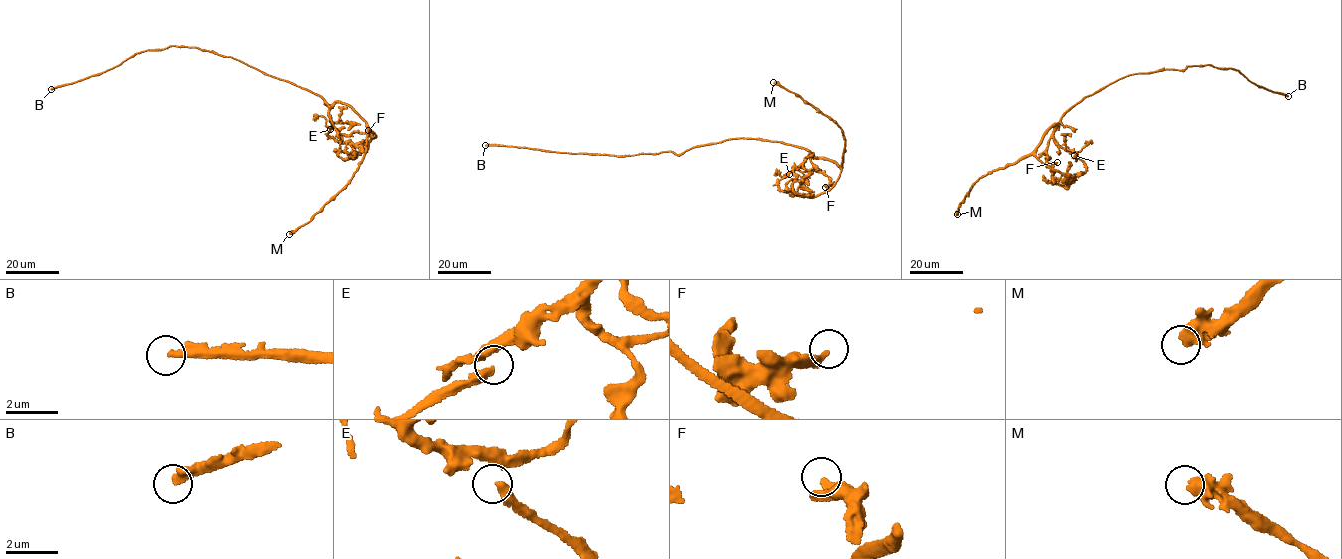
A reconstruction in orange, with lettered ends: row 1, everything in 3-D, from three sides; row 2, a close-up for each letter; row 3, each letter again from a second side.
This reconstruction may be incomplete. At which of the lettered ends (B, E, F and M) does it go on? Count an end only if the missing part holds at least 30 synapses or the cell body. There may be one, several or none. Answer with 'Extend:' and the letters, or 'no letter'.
Extend: E

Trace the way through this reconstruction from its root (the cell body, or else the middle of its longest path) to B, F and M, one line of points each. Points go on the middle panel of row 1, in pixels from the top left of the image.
B: (751, 139), (731, 138), (700, 145), (678, 154), (664, 151), (623, 156), (485, 145)
F: (751, 139), (809, 150), (815, 167), (829, 178), (830, 184), (825, 187)
M: (751, 139), (799, 147), (842, 166), (845, 141), (838, 125), (797, 95), (773, 82)

